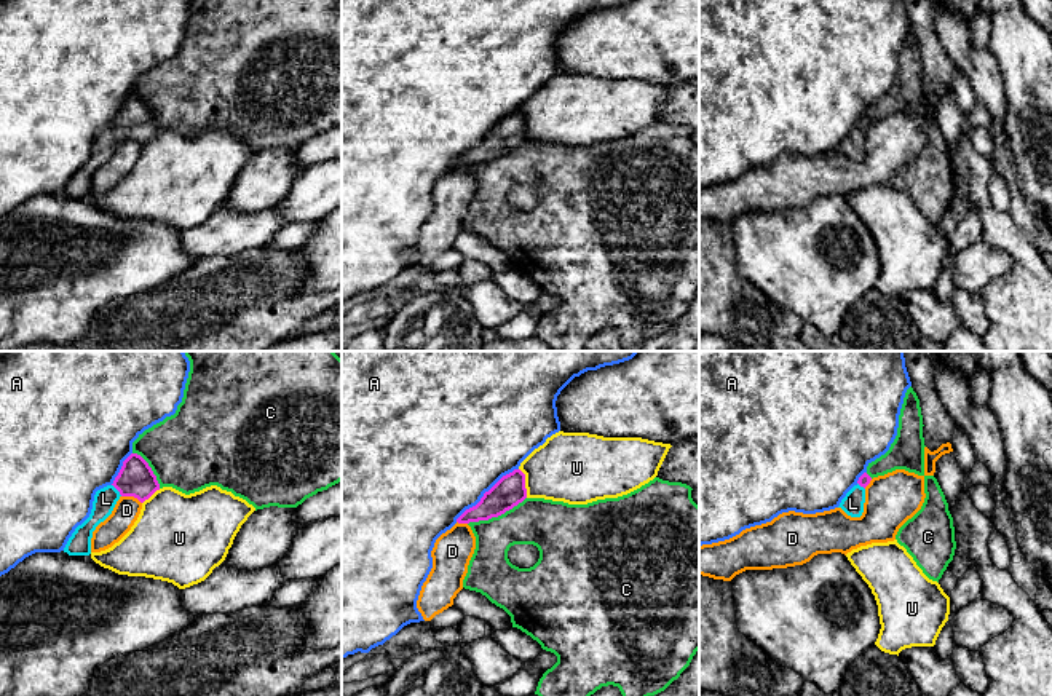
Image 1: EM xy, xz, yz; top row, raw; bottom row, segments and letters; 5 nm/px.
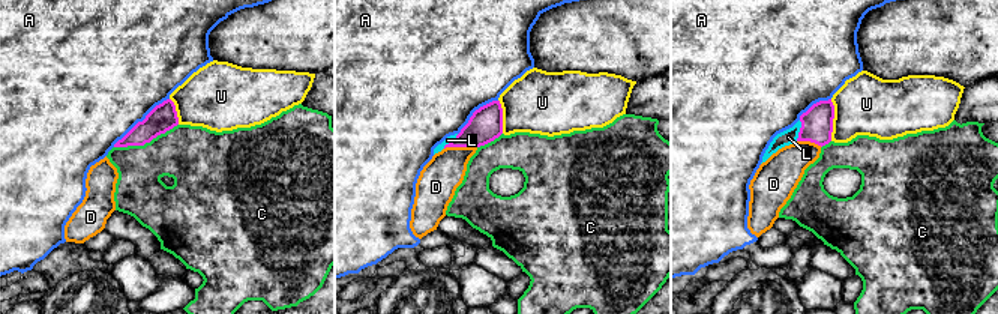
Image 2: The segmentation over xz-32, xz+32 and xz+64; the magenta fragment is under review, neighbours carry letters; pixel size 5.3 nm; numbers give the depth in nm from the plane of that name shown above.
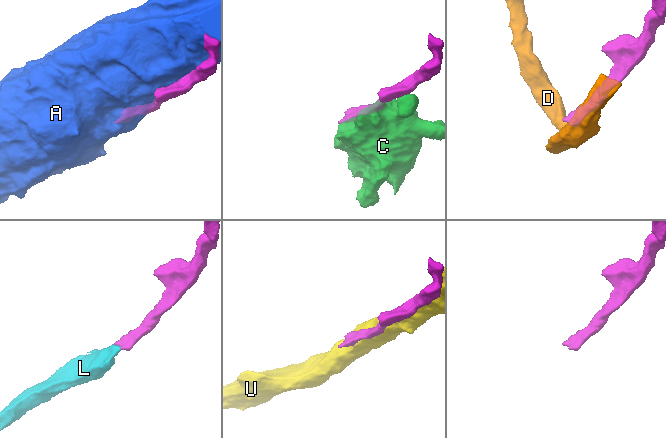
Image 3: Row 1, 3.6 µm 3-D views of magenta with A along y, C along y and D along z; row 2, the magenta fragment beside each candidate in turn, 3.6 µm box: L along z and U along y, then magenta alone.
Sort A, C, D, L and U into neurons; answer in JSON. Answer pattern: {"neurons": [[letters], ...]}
{"neurons": [["A"], ["C"], ["D"], ["L"], ["U"]]}

